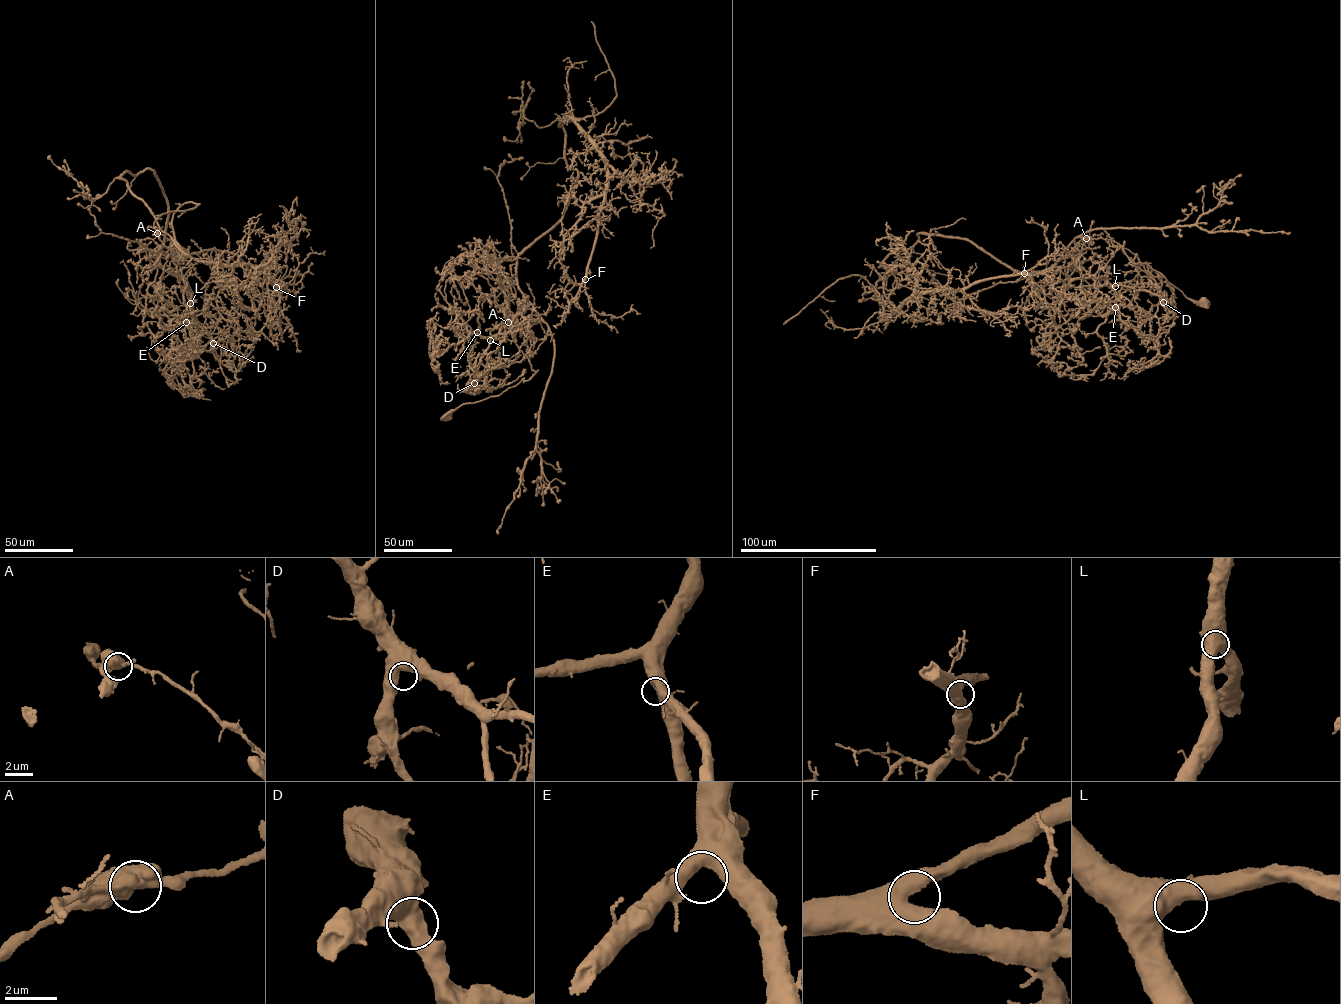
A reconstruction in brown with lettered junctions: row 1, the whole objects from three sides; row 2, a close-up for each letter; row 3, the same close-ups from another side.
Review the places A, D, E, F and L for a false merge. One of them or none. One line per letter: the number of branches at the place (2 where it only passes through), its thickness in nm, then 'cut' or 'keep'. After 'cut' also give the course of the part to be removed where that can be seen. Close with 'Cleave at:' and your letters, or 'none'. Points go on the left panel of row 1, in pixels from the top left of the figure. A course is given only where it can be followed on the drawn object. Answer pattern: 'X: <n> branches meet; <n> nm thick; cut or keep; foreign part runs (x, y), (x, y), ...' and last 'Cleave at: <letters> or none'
A: 2 branches meet; 650 nm thick; cut; foreign part runs (158, 233), (172, 242), (173, 263), (191, 289), (165, 270), (158, 254), (143, 322), (167, 362), (161, 348)
D: 2 branches meet; 650 nm thick; keep
E: 2 branches meet; 550 nm thick; keep
F: 2 branches meet; 600 nm thick; keep
L: 2 branches meet; 550 nm thick; keep
Cleave at: A

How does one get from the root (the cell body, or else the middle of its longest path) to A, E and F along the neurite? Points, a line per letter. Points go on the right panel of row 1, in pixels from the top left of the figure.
A: (1205, 302), (1190, 299), (1146, 263), (1134, 263), (1124, 241), (1104, 278), (1071, 279), (1068, 269), (1086, 238)
E: (1205, 302), (1190, 299), (1146, 263), (1134, 263), (1124, 241), (1107, 262), (1104, 277), (1113, 289), (1115, 307)
F: (1205, 302), (1124, 241), (1104, 278), (1063, 281), (922, 233), (881, 264), (880, 316), (1024, 273)

